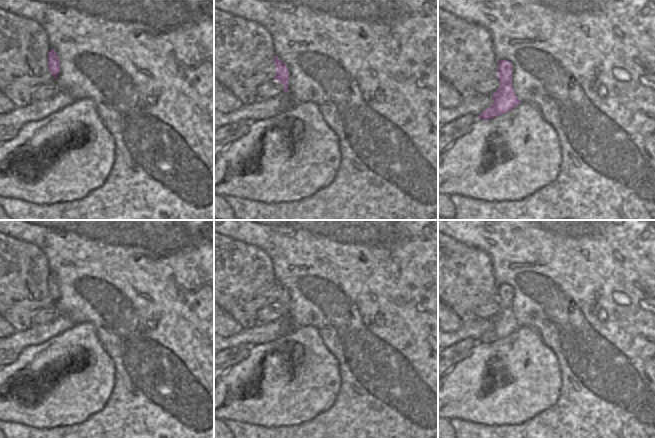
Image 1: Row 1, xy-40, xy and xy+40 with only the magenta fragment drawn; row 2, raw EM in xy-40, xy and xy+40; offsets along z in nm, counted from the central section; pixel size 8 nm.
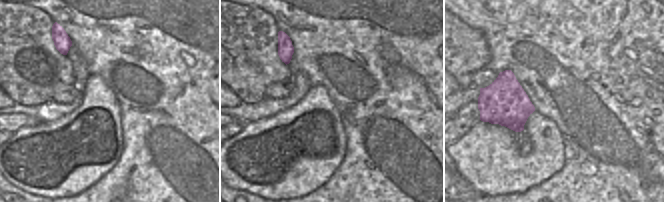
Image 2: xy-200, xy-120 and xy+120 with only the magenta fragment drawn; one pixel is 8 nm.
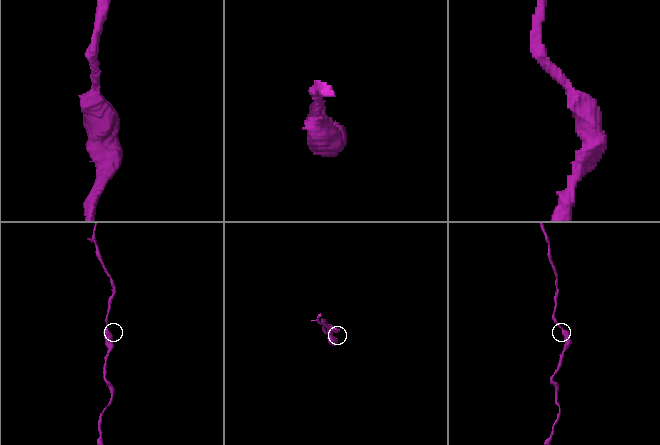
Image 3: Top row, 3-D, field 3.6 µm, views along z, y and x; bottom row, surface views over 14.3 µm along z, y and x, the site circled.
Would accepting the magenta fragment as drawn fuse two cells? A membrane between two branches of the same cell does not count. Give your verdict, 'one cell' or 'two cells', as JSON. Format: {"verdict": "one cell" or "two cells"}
{"verdict": "one cell"}

